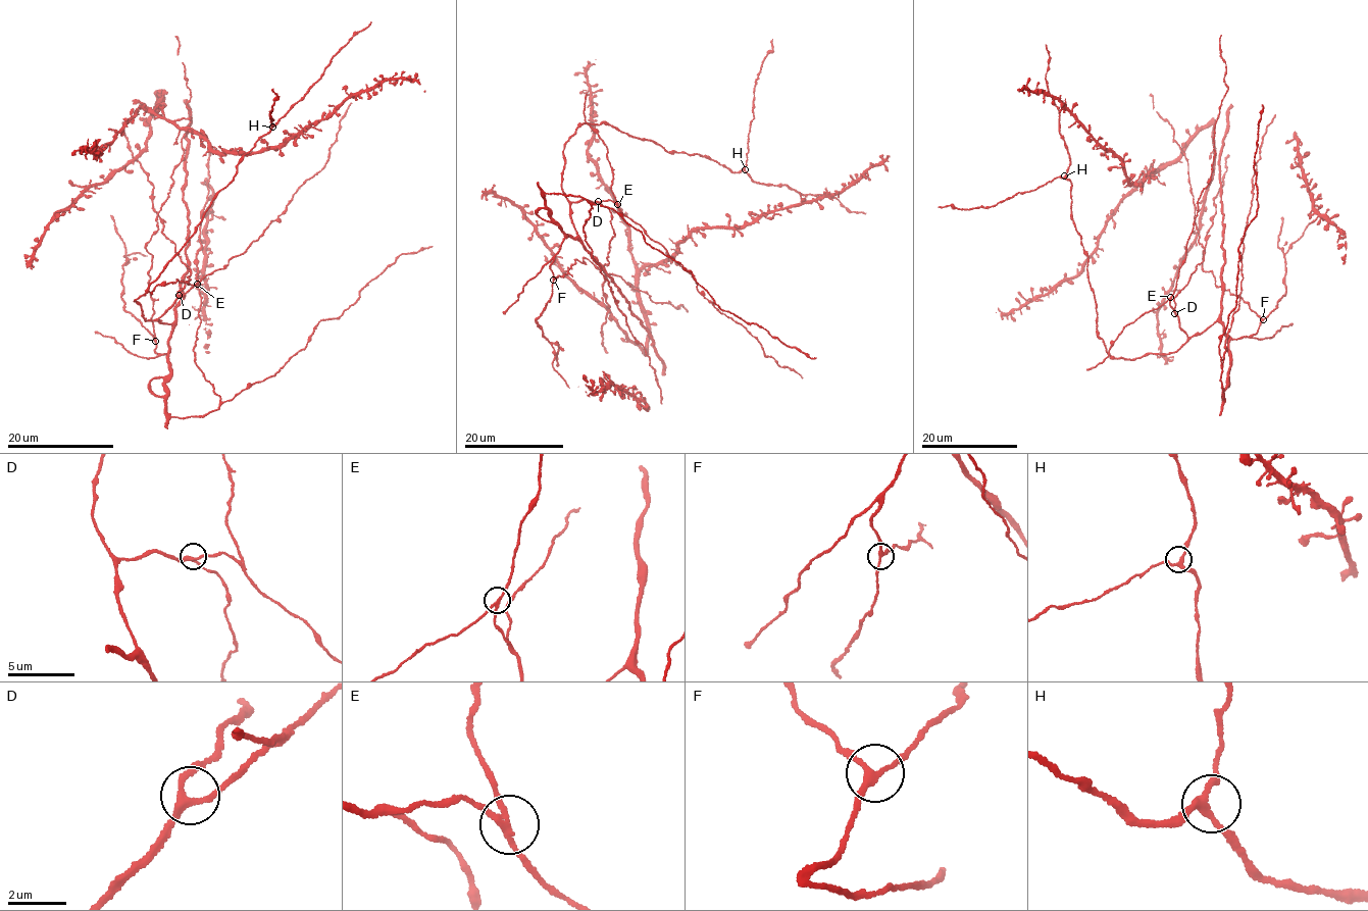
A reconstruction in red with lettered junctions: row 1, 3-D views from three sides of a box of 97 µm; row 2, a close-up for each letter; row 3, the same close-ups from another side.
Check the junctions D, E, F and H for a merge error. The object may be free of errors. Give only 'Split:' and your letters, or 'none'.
Split: E

